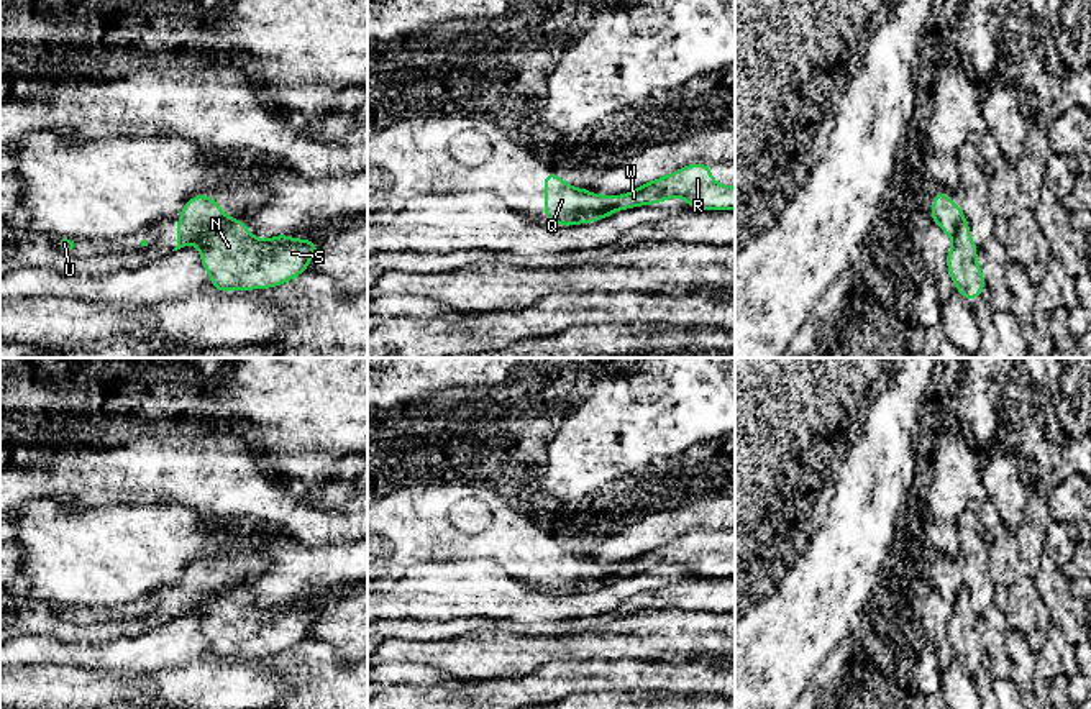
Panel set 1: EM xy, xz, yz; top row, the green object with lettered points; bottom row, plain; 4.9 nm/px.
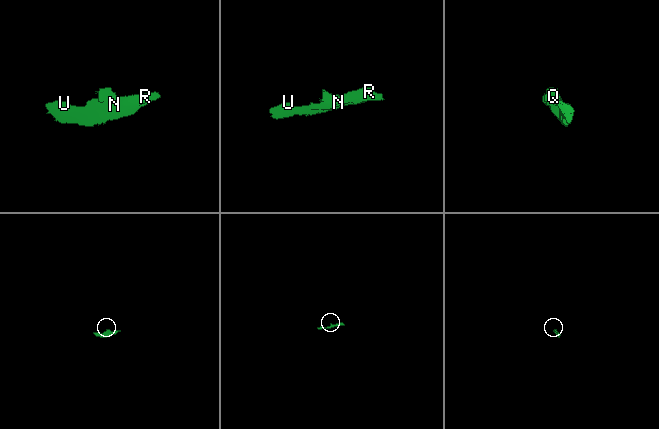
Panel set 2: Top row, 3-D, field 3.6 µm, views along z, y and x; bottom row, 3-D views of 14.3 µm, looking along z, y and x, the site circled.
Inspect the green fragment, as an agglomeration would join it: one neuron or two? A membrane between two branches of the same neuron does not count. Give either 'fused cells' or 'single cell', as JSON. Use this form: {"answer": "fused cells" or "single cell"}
{"answer": "fused cells"}

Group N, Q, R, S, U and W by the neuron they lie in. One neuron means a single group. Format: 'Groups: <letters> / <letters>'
Groups: N R S U W / Q

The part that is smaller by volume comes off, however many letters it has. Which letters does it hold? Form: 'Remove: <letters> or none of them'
Remove: Q

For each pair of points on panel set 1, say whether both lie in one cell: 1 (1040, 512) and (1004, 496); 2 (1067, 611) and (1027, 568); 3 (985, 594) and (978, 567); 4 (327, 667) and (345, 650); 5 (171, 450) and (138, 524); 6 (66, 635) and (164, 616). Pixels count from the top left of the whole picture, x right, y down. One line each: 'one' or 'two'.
1: two
2: two
3: one
4: two
5: two
6: one

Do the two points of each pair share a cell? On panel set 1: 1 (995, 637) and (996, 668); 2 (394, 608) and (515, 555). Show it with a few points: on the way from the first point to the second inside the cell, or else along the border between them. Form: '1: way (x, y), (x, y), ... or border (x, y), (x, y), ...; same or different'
1: way (995, 645), (996, 660); same
2: border (460, 562), (491, 558), (504, 567); different

